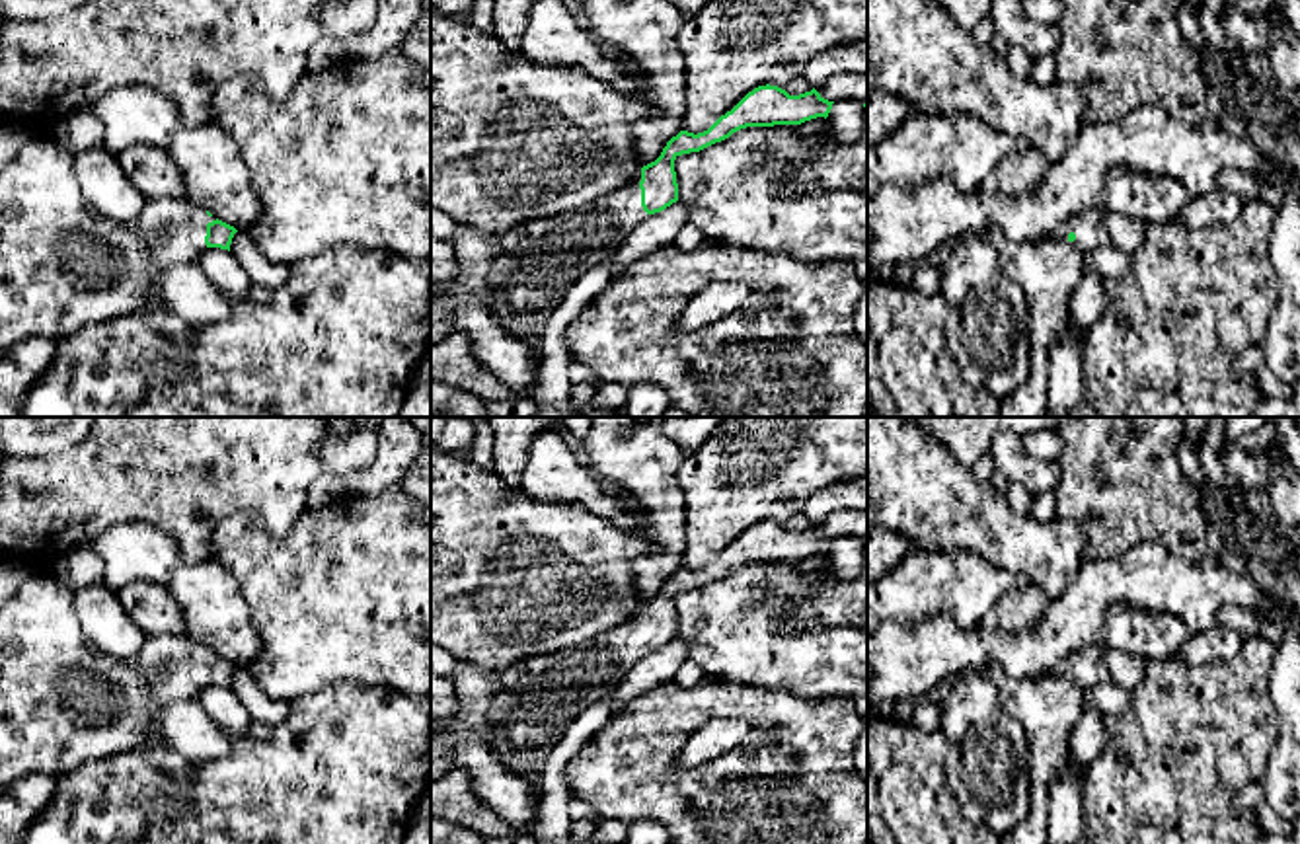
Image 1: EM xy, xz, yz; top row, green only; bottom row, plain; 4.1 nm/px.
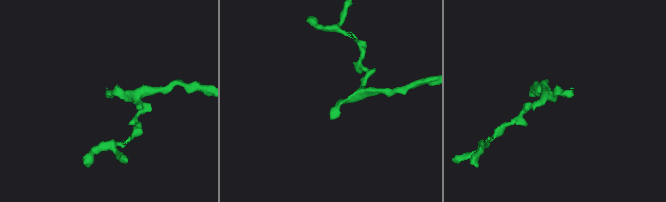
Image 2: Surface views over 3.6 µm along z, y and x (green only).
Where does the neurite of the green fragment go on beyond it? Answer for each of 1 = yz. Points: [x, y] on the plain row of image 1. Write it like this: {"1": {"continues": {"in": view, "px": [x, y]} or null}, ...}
{"1": {"continues": {"in": "yz", "px": [1090, 663]}}}

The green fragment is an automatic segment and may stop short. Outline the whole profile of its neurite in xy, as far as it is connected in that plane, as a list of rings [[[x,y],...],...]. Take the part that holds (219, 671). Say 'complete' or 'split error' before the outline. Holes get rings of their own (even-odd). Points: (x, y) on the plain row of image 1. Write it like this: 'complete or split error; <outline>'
split error; [[[168,633],[148,635],[134,661],[144,671],[148,700],[162,708],[199,700],[199,692],[209,684],[230,688],[238,669],[187,635]]]

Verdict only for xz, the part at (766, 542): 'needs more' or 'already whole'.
needs more

